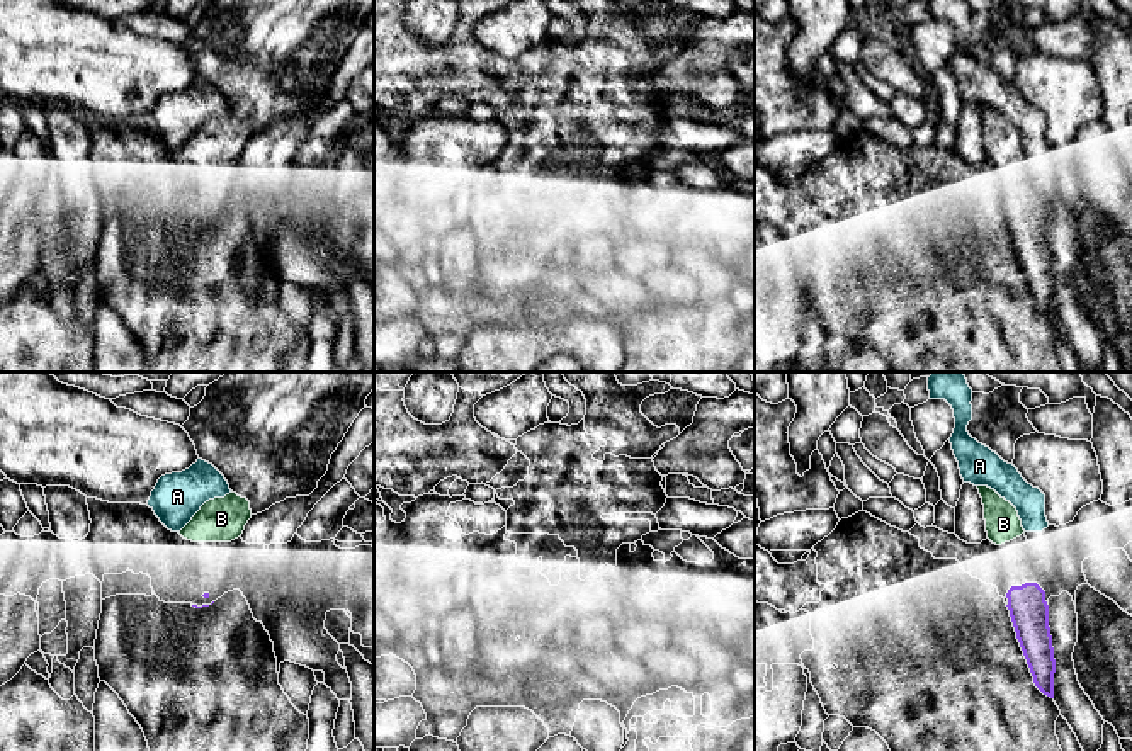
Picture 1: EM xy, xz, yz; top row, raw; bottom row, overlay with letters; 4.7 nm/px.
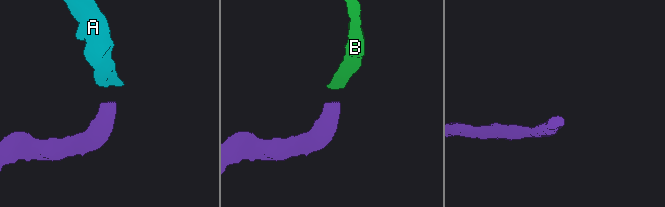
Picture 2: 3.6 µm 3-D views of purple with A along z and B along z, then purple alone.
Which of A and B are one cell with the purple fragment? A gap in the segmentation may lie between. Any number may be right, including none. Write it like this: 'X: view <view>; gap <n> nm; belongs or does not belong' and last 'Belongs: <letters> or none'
A: view yz; gap 240 nm; does not belong
B: view yz; gap 200 nm; belongs
Belongs: B

